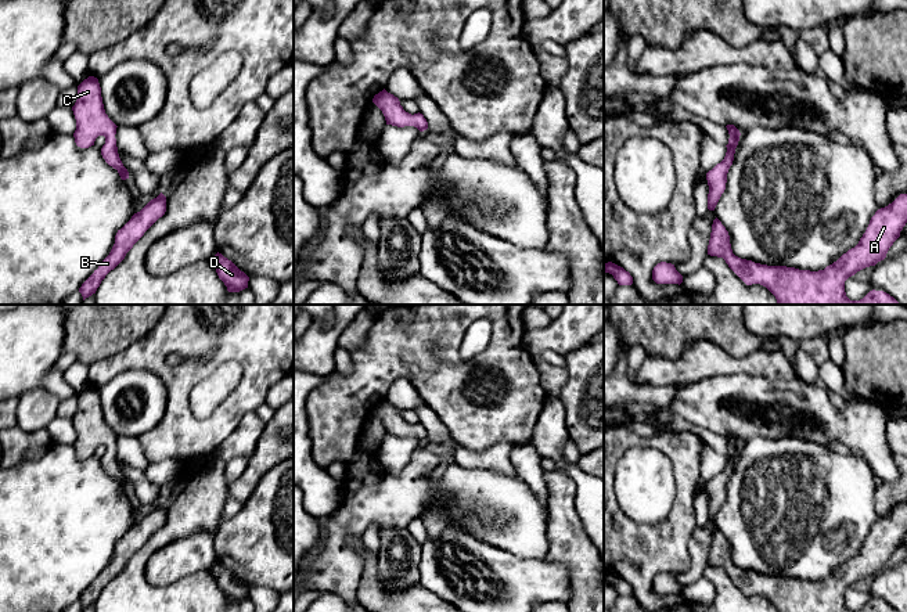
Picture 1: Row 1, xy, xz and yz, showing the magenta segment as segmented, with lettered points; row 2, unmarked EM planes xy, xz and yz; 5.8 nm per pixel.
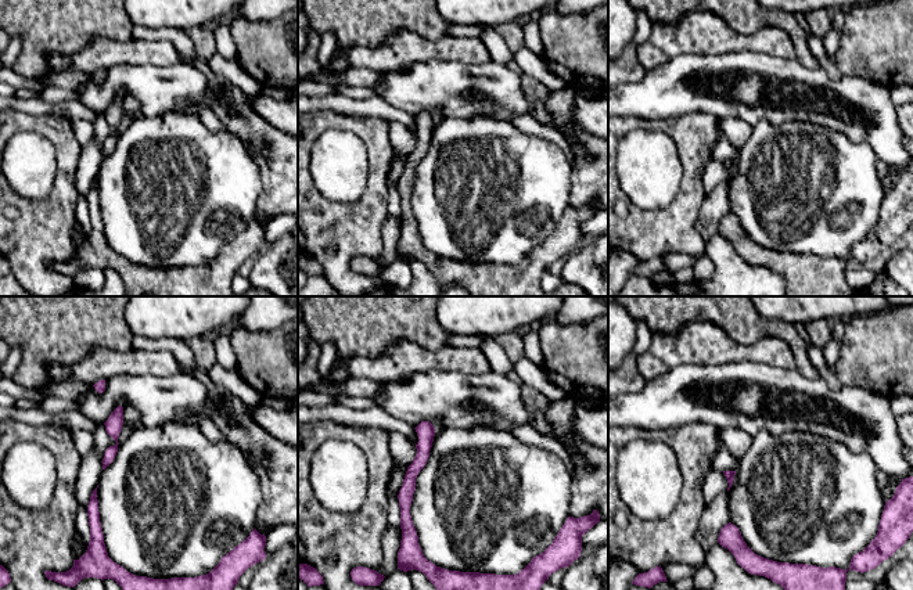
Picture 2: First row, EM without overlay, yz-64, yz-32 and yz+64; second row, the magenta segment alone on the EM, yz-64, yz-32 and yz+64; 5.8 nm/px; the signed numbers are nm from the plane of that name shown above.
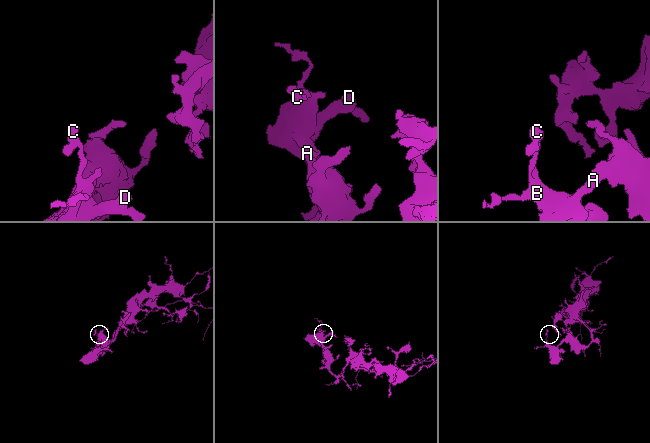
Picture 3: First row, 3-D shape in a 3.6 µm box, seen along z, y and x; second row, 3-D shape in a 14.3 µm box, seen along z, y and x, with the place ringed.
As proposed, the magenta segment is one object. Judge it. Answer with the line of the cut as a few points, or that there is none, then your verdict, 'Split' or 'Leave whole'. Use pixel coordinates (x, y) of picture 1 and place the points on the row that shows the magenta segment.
No split. Leave whole

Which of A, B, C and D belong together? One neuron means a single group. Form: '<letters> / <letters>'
A B C D

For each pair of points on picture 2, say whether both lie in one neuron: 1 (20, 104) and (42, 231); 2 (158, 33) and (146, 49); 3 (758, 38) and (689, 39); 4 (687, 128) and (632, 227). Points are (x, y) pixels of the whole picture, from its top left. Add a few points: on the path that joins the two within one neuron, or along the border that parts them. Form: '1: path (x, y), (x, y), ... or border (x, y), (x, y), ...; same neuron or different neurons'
1: border (14, 108), (35, 115), (53, 117); different neurons
2: border (132, 36), (140, 40), (168, 40), (179, 54); different neurons
3: path (741, 40), (705, 39); same neuron
4: path (692, 159), (692, 194), (664, 222); same neuron

